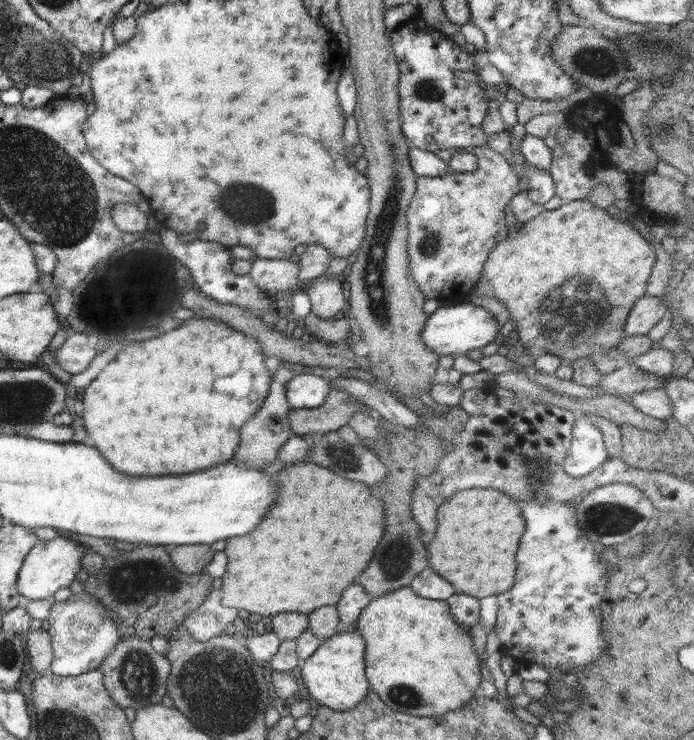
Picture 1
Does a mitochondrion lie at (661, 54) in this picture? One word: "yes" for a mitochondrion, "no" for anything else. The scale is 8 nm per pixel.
yes

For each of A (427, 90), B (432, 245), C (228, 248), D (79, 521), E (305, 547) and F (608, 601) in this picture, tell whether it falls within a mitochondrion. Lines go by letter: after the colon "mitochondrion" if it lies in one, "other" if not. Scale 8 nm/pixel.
A: mitochondrion
B: mitochondrion
C: other
D: other
E: other
F: other

